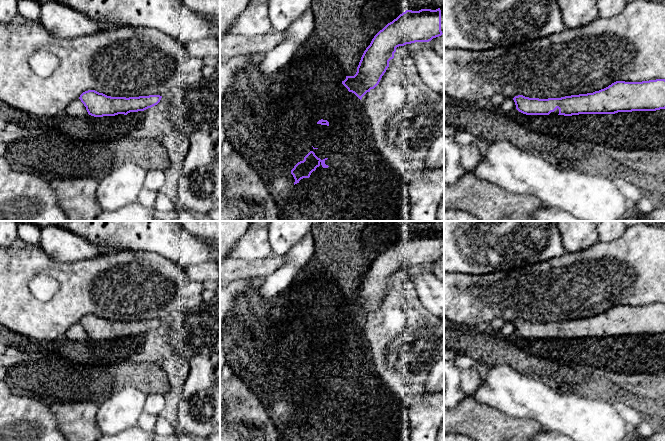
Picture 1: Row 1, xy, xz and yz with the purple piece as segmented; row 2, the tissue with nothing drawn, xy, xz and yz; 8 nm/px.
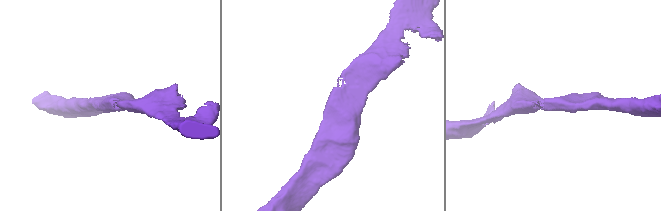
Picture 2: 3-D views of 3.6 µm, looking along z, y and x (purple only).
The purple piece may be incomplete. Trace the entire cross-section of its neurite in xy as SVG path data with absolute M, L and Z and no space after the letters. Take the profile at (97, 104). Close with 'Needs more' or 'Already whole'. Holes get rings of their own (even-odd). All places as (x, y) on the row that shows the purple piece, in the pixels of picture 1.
M95 90L83 92L79 99L89 115L94 117L127 115L130 112L144 111L157 105L162 96L111 97Z. Already whole

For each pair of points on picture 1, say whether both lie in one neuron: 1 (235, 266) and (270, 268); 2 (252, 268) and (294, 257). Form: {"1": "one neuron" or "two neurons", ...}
{"1": "one neuron", "2": "two neurons"}

